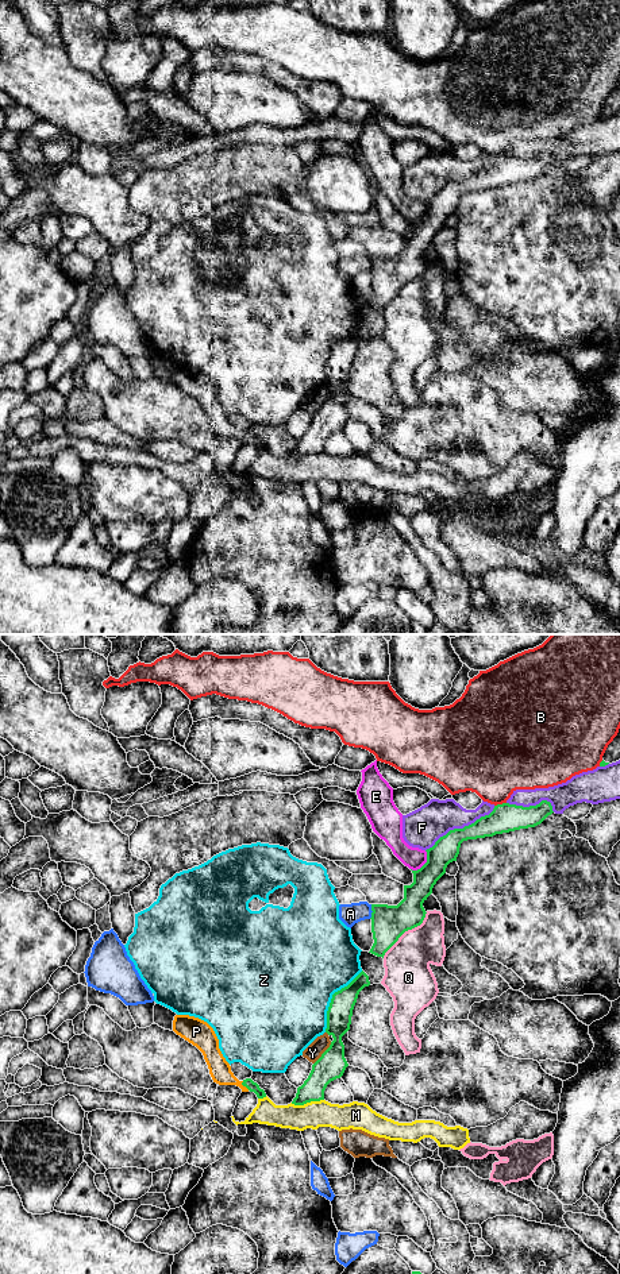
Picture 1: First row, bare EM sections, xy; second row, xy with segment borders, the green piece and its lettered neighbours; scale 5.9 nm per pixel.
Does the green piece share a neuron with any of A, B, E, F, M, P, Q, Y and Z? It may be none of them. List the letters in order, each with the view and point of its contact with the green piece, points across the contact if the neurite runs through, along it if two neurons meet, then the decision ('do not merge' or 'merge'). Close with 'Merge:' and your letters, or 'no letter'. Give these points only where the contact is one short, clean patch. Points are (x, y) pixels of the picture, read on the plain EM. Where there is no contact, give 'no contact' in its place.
A: contact xy (372, 262); do not merge
B: contact xy (500, 157); do not merge
E: contact xy (426, 215); border xy (426, 203), (426, 213), (412, 223); do not merge
F: contact xy (461, 181); do not merge
M: contact xy (307, 454); border xy (323, 451), (303, 456), (291, 455); do not merge
P: contact xy (245, 437); way xy (253, 439), (245, 437), (230, 432), (220, 424); merge
Q: contact xy (405, 282); do not merge
Y: contact xy (323, 405); do not merge
Z: contact xy (331, 351); border xy (362, 323), (332, 347), (324, 383); do not merge
Merge: P

